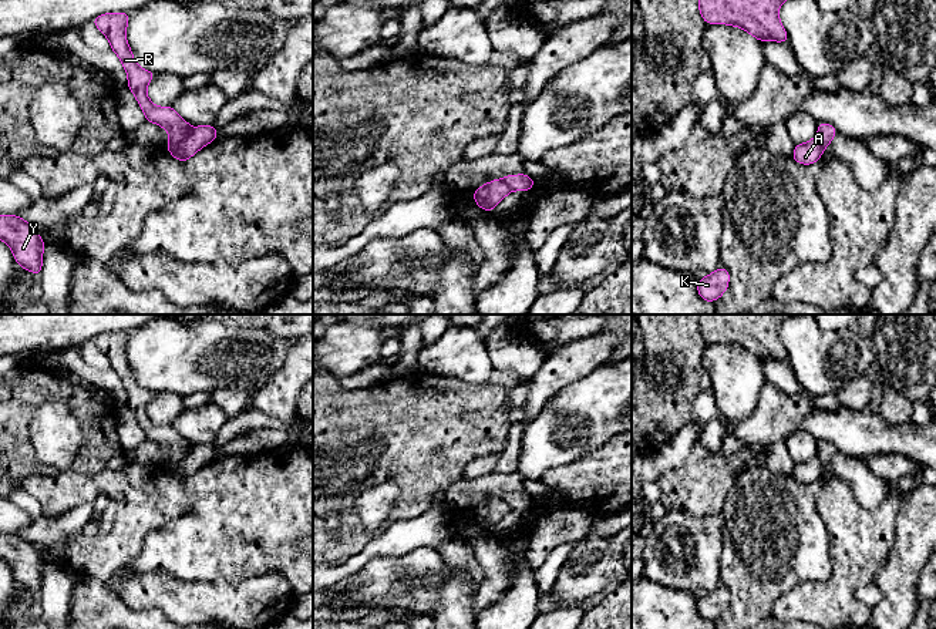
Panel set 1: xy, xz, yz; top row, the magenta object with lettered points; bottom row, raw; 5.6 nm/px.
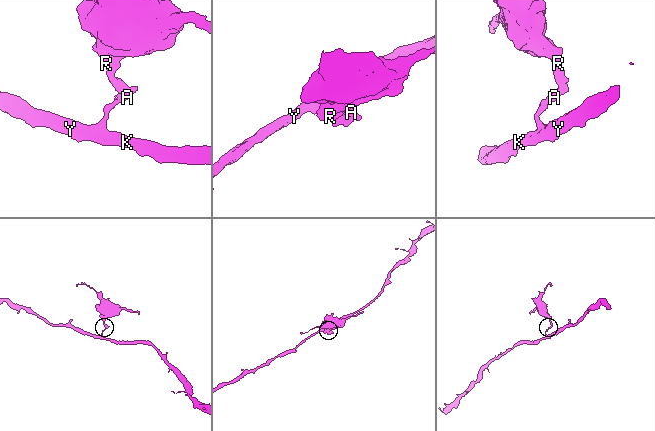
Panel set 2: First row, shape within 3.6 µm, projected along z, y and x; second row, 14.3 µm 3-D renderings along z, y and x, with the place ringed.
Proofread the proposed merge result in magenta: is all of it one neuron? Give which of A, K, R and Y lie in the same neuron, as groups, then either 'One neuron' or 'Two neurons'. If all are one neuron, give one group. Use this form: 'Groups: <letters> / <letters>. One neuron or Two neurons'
Groups: A K Y / R. Two neurons

